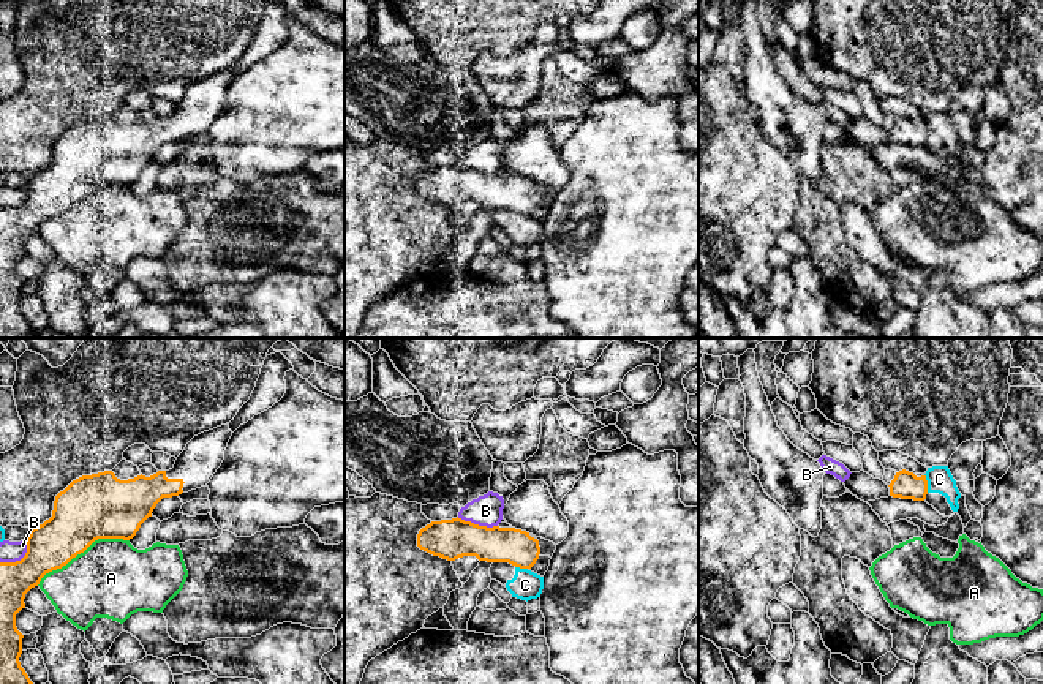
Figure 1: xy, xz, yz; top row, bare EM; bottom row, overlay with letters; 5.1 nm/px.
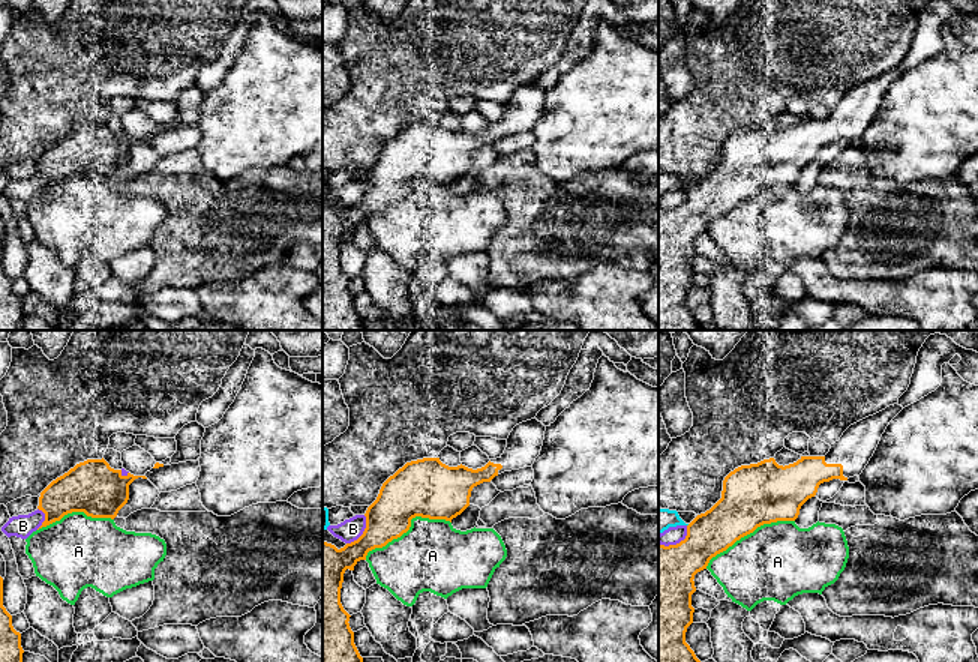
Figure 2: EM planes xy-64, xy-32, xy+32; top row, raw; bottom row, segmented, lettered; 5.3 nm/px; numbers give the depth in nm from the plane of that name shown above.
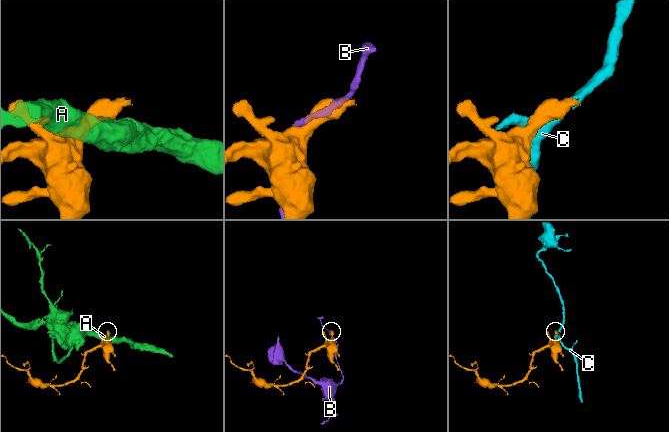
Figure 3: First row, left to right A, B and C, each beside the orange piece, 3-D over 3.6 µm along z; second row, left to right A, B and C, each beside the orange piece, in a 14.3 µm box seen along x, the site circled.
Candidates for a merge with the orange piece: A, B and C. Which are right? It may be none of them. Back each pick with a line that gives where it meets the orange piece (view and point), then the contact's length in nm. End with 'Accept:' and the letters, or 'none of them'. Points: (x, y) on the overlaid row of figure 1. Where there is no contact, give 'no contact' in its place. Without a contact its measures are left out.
Accept: none of them

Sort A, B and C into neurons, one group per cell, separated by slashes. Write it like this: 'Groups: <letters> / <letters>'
Groups: A / B / C

